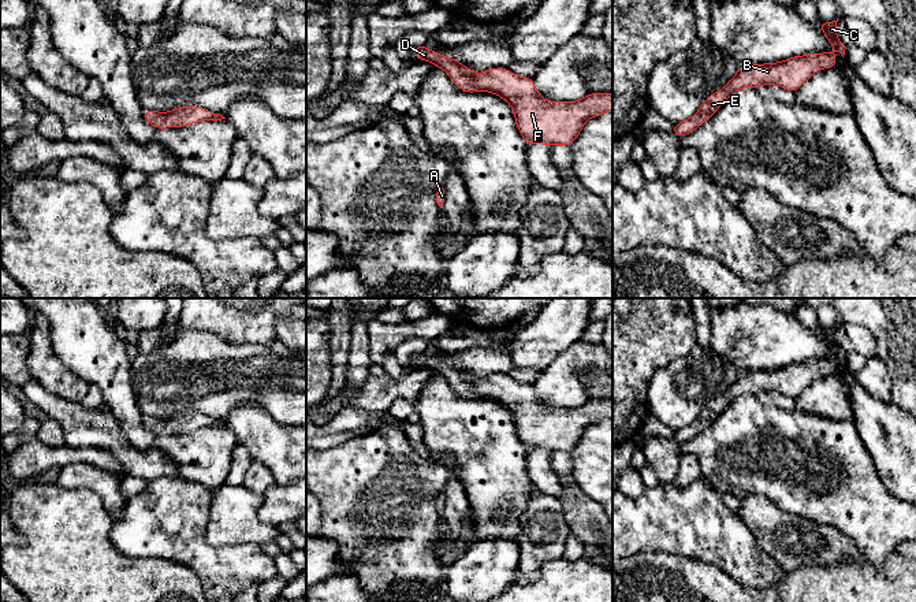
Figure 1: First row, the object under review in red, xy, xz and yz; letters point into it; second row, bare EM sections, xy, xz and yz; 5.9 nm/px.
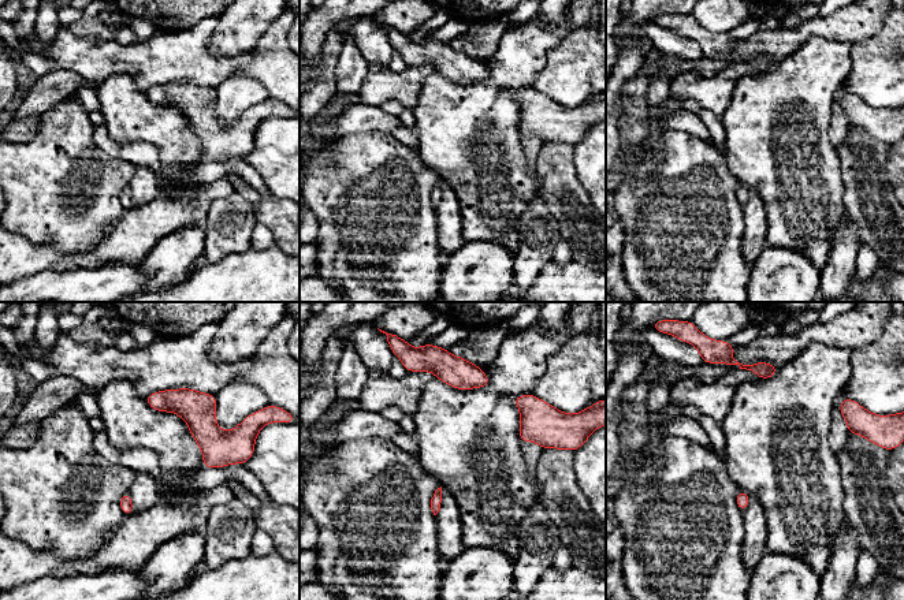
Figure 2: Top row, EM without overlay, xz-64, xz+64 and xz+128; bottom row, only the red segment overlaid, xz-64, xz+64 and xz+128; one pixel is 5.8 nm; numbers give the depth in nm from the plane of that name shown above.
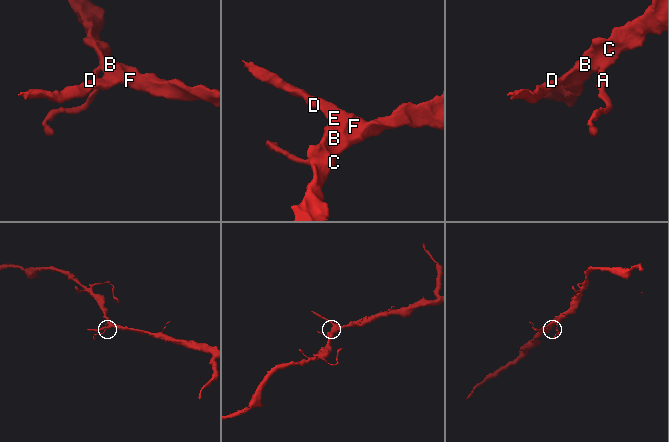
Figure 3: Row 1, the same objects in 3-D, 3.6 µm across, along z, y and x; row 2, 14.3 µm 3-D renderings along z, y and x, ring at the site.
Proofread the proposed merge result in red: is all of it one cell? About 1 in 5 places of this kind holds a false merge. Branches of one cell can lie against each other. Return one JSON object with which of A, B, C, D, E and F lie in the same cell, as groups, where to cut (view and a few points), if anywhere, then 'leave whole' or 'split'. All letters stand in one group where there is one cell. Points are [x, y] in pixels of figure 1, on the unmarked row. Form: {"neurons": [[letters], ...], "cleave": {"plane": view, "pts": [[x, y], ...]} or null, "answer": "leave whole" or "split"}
{"neurons": [["A", "B", "C", "D", "E", "F"]], "cleave": null, "answer": "leave whole"}

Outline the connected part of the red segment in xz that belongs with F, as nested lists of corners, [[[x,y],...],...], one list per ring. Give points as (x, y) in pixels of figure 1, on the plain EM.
[[[422,352],[413,354],[417,365],[443,375],[463,398],[489,398],[506,406],[513,417],[525,450],[570,453],[589,424],[612,419],[612,400],[589,400],[578,408],[543,405],[533,384],[518,383],[507,375],[495,374],[485,379],[470,378],[457,365],[439,361]]]

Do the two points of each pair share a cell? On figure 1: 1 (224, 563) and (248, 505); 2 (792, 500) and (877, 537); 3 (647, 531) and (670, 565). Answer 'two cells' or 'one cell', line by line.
1: two cells
2: one cell
3: two cells

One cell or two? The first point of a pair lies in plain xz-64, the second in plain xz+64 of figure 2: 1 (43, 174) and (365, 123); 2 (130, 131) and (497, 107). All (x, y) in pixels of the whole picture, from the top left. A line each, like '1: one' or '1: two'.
1: two
2: one

